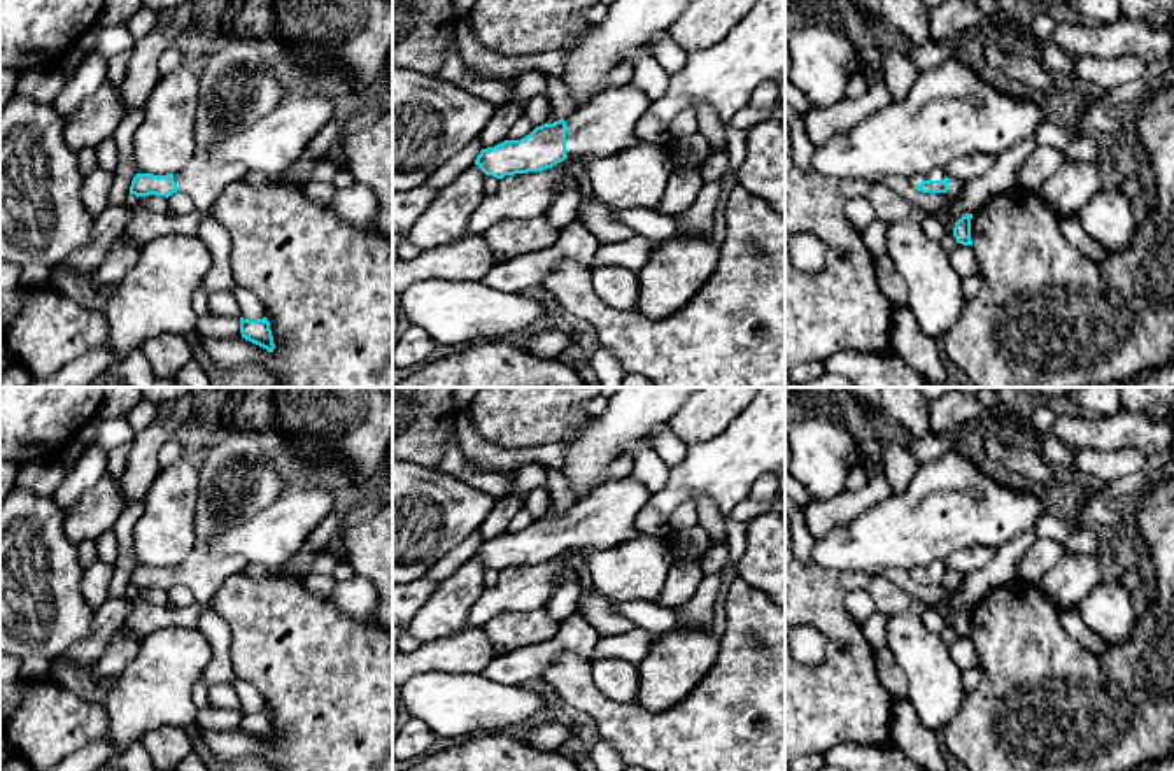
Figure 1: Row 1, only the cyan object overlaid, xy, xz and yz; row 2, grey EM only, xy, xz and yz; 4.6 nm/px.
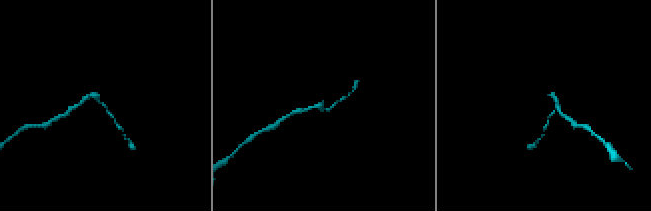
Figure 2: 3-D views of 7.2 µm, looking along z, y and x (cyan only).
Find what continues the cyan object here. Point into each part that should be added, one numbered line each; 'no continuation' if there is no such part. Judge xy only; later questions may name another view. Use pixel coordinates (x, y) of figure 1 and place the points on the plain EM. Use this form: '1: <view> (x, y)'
1: xy (237, 480)

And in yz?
1: yz (936, 566)

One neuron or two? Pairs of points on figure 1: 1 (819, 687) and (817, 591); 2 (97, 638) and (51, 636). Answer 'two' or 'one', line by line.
1: one
2: two

